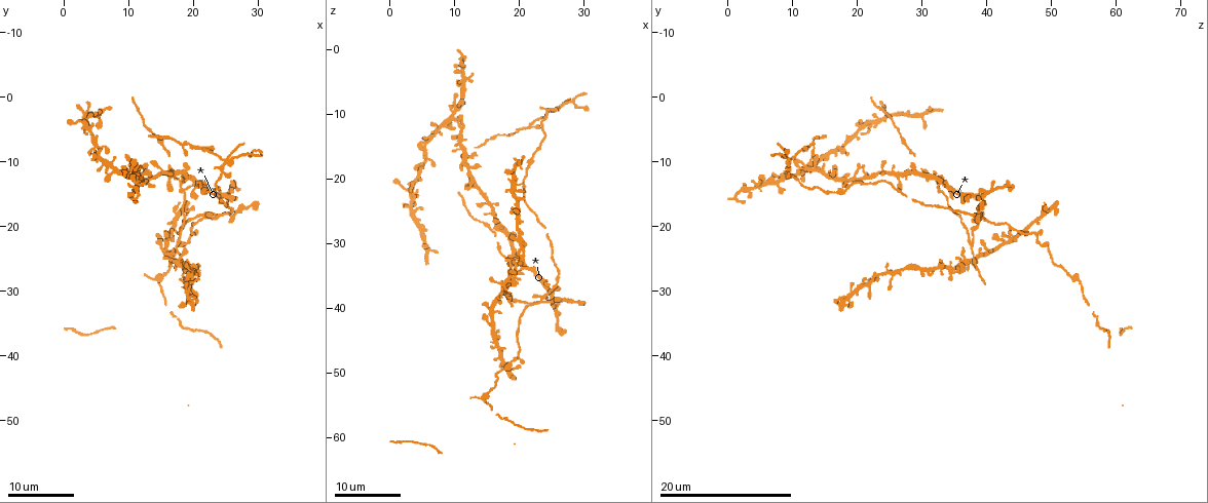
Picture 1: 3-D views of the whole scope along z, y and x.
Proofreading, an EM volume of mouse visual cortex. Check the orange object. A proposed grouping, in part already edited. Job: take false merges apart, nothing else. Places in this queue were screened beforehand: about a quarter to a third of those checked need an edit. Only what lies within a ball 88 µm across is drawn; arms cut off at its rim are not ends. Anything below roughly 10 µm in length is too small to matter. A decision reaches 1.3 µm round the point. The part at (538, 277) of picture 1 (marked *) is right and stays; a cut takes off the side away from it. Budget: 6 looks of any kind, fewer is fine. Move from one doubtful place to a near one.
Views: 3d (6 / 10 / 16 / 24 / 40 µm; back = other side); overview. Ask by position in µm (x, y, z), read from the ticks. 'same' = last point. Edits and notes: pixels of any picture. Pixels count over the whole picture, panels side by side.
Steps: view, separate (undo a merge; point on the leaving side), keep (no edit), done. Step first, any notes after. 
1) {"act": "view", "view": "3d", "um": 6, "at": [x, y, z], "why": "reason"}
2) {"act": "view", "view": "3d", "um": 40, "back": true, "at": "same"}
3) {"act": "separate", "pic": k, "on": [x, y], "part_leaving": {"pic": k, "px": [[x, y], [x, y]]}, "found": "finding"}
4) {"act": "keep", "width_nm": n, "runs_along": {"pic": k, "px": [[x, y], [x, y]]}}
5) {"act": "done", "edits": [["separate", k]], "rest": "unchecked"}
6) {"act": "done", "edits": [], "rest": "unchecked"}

{"act": "view", "view": "3d", "um": 16, "at": [18.5, 14.5, 33.0], "why": "side arm on a straight run"}

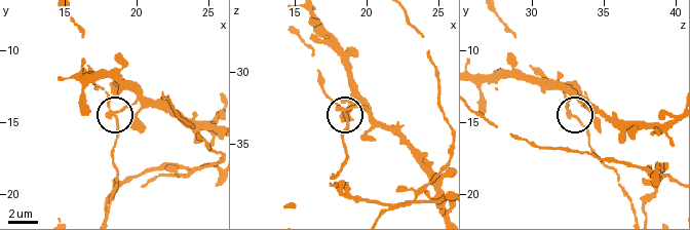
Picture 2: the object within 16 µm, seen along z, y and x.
{"act": "view", "view": "3d", "um": 6, "at": [18.4, 14.6, 32.8]}

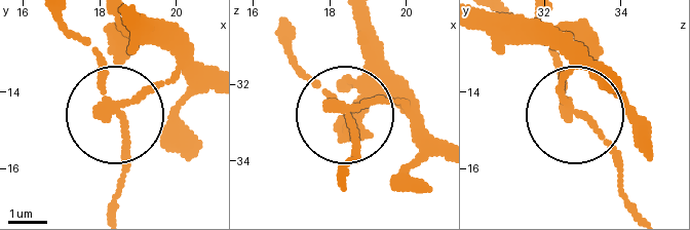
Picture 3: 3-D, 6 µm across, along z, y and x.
{"act": "keep", "arms": 3, "found": "all the same cell"}

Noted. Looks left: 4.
{"act": "view", "view": "3d", "um": 16, "at": [11.0, 11.0, 12.5], "why": "small branch off a trunk"}

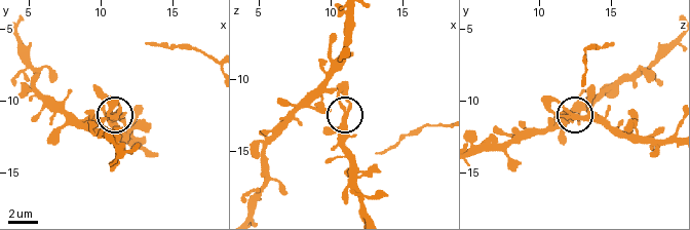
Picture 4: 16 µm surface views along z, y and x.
{"act": "view", "view": "3d", "um": 10, "at": [11.0, 11.0, 12.8]}

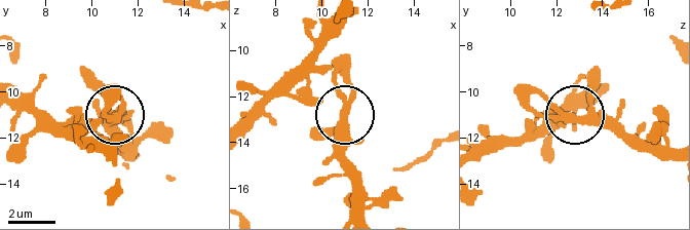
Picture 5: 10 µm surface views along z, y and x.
{"act": "keep", "width_nm": 310, "runs_along": {"pic": 5, "px": [[668, 150], [634, 146], [604, 124], [545, 115], [518, 97]]}, "found": "one cell here"}

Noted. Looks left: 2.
{"act": "view", "view": "3d", "um": 16, "at": [17.5, 22.5, 38.0], "why": "arms run side by side"}

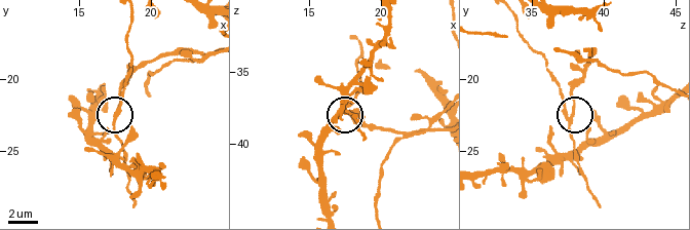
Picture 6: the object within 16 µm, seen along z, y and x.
{"act": "view", "view": "3d", "um": 10, "at": "same"}

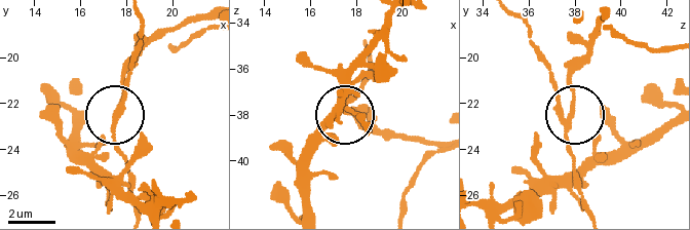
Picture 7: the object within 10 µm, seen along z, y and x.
{"act": "separate", "pic": 7, "on": [568, 87], "width_nm": 180, "part_leaving": {"pic": 7, "px": [[566, 119], [574, 68], [602, 17]]}, "found": "two cells meet here"}

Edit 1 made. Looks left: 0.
{"act": "done", "edits": [["separate", 7]], "rest": "unchecked"}

